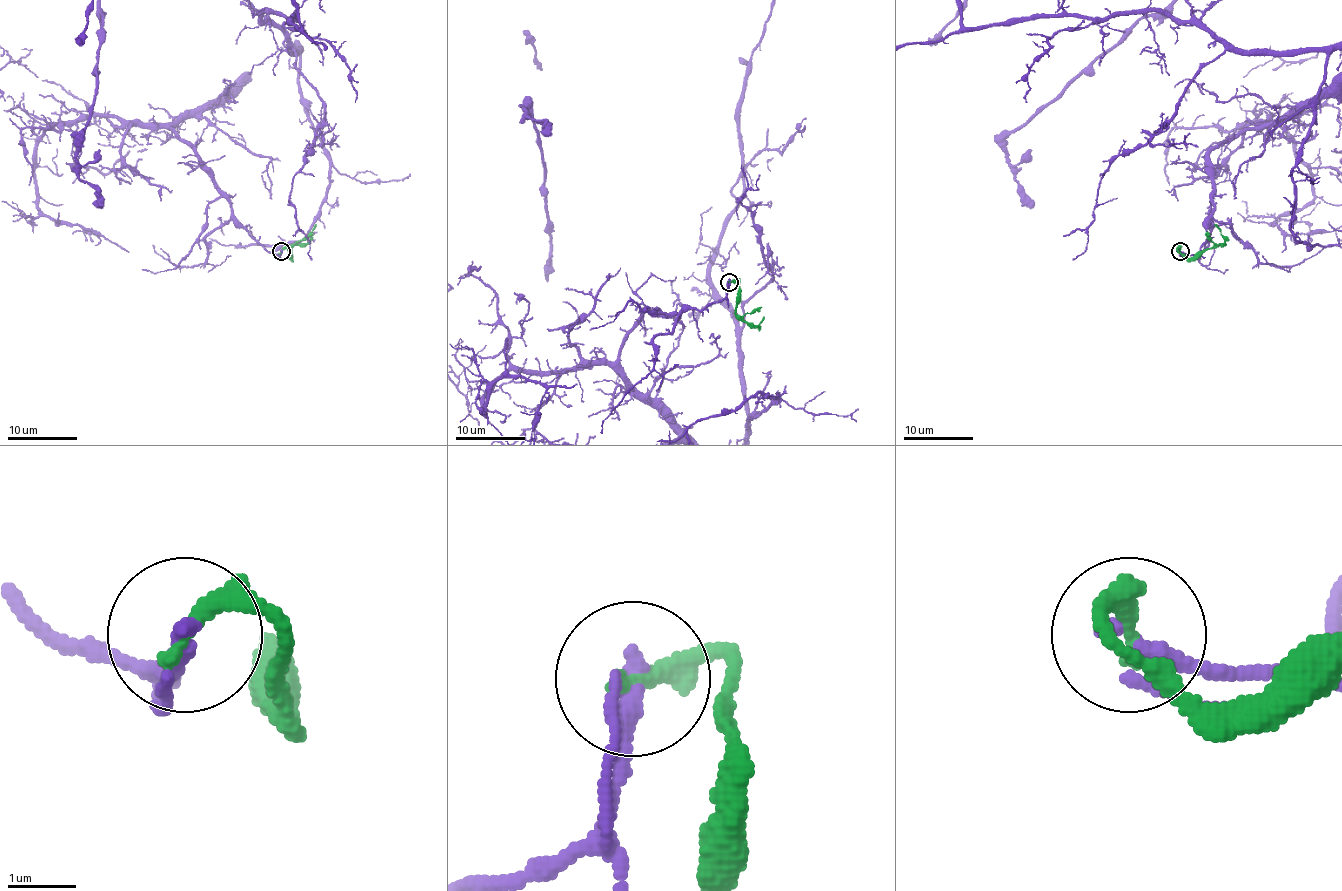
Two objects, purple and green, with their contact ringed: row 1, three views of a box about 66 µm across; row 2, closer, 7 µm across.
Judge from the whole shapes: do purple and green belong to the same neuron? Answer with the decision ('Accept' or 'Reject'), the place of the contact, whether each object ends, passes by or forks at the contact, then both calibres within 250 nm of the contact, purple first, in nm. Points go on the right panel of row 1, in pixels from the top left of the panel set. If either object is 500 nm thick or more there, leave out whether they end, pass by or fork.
Reject. Place: (1180, 251). At the ring purple ends. At the ring green ends. Thickness 280 nm (purple) against 300 nm

